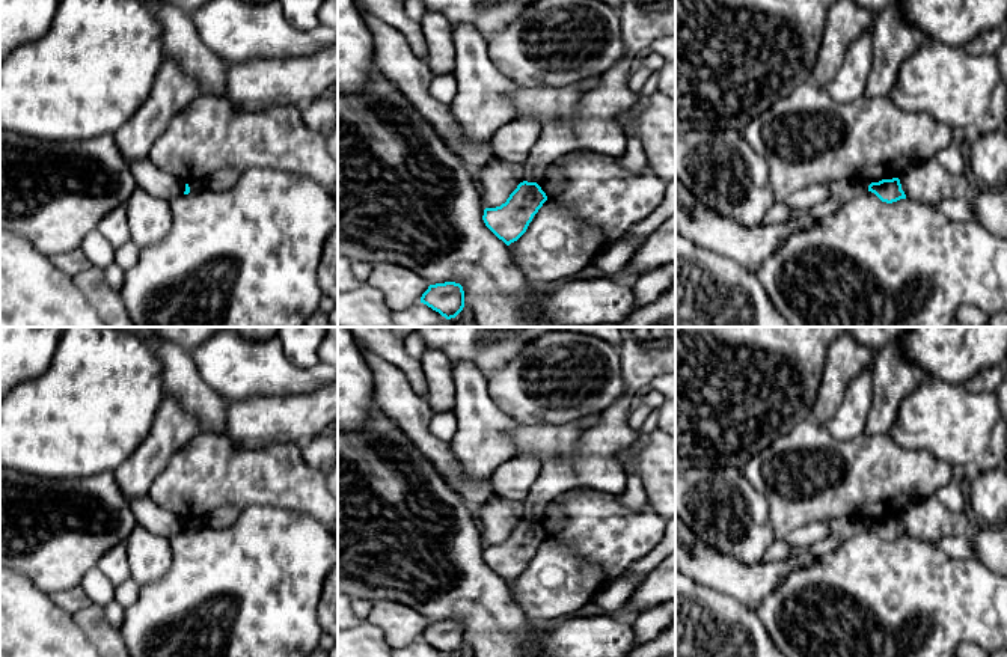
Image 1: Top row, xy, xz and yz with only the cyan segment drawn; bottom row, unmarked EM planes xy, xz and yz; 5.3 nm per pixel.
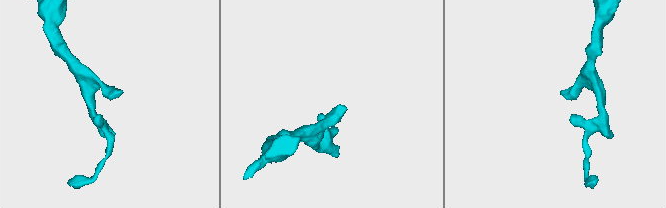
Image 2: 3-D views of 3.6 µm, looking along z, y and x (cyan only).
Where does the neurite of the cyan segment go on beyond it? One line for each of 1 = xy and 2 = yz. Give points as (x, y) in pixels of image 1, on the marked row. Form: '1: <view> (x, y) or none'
1: none
2: none

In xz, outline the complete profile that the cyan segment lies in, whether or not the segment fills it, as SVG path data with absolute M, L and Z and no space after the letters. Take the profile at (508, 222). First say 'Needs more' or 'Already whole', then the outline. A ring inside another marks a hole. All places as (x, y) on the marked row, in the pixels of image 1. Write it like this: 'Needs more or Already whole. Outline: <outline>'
Already whole. Outline: M523 181L505 203L485 208L482 220L499 240L510 246L526 232L546 200L547 196L537 182Z

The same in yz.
Already whole. Outline: M898 178L882 179L879 182L871 182L868 191L874 193L882 202L892 203L900 199L906 199L904 191Z

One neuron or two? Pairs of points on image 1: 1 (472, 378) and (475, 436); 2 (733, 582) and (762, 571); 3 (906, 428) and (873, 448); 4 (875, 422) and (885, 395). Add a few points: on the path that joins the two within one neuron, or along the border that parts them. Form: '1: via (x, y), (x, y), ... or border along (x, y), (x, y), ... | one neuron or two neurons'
1: via (475, 392), (477, 422) | one neuron
2: via (740, 582), (751, 582), (754, 579) | one neuron
3: border along (888, 433), (899, 445), (924, 451) | two neurons
4: via (881, 416), (885, 401) | one neuron

